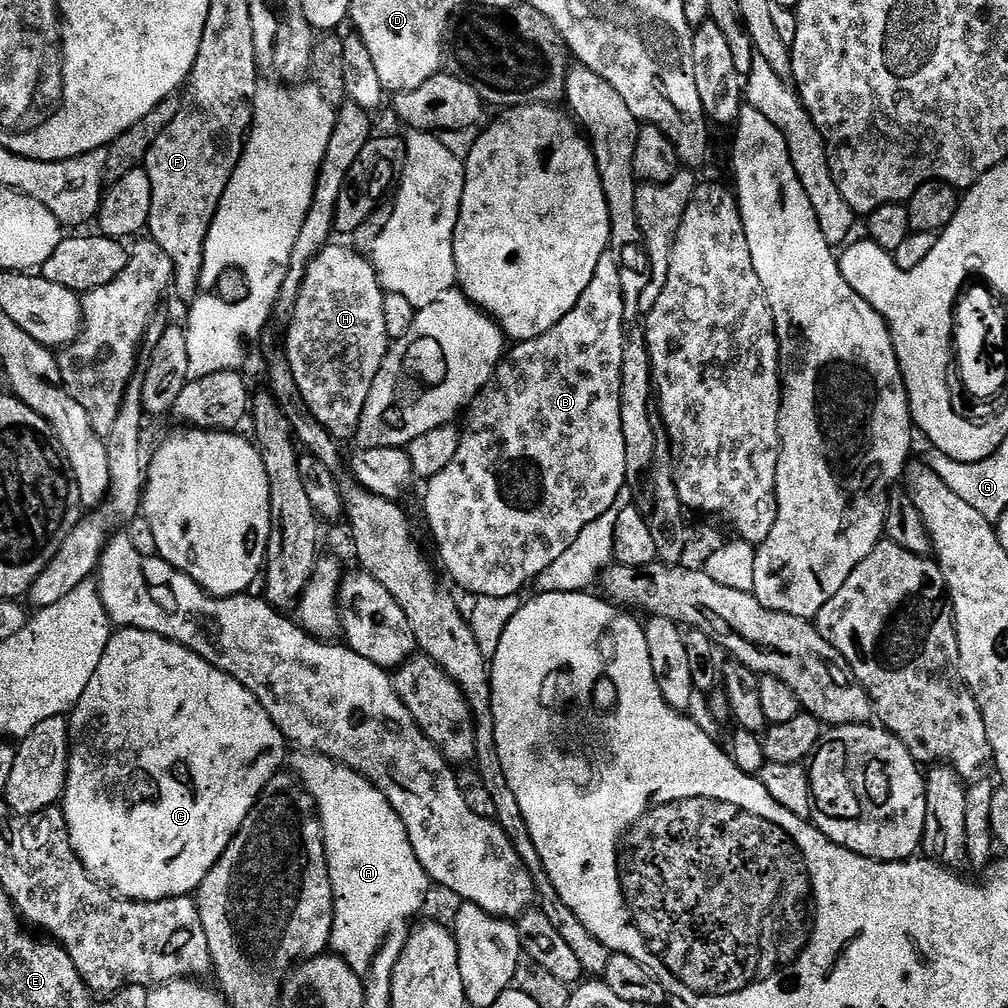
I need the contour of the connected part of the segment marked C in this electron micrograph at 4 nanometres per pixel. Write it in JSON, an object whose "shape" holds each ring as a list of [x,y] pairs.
{"shape":[[[137,628],[113,631],[112,637],[108,639],[106,650],[98,662],[98,670],[94,670],[94,678],[90,678],[90,686],[86,686],[82,698],[78,698],[70,713],[68,742],[68,777],[62,807],[76,856],[92,875],[92,879],[107,886],[117,896],[137,902],[192,896],[199,889],[206,874],[210,874],[218,858],[222,858],[226,846],[230,846],[234,834],[238,834],[242,822],[246,822],[246,814],[250,814],[262,790],[283,769],[280,767],[284,764],[286,749],[284,735],[278,726],[274,726],[270,714],[262,710],[262,702],[258,702],[258,698],[254,698],[254,694],[250,694],[242,682],[218,670],[189,648]]]}

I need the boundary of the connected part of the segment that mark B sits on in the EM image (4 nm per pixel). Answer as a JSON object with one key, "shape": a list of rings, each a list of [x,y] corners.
{"shape":[[[609,250],[598,258],[598,266],[594,270],[594,278],[590,278],[590,286],[582,290],[582,298],[546,334],[542,334],[533,340],[519,341],[515,346],[507,349],[506,355],[496,367],[496,372],[490,378],[490,382],[472,401],[467,409],[468,432],[461,435],[458,454],[454,454],[454,459],[450,461],[450,466],[442,470],[433,480],[427,481],[424,492],[424,516],[428,519],[428,528],[432,531],[432,536],[436,539],[436,548],[440,551],[440,560],[444,563],[446,571],[452,575],[452,580],[460,588],[465,588],[468,592],[473,592],[473,597],[489,595],[492,598],[503,598],[507,595],[523,593],[523,588],[528,583],[535,581],[546,570],[546,566],[570,546],[586,530],[590,522],[602,518],[606,510],[616,508],[616,499],[620,496],[620,491],[625,491],[626,476],[626,449],[625,439],[622,436],[622,417],[619,413],[620,383],[622,382],[622,350],[624,340],[623,330],[623,306],[622,298],[622,278],[618,275],[618,262],[614,254]]]}

